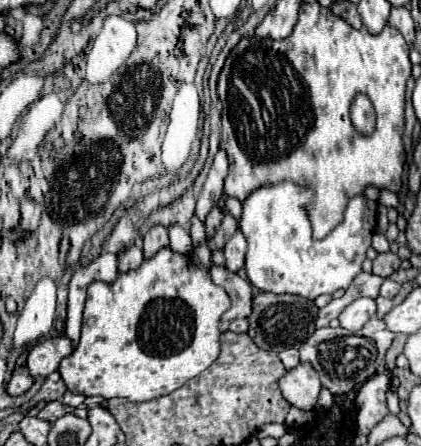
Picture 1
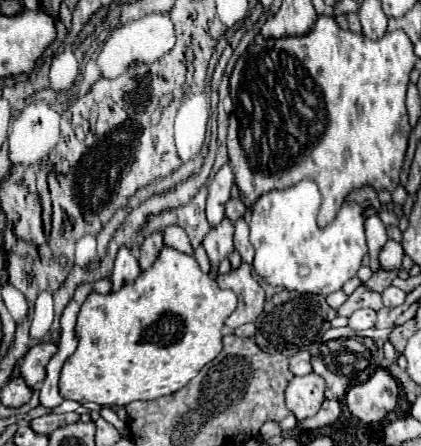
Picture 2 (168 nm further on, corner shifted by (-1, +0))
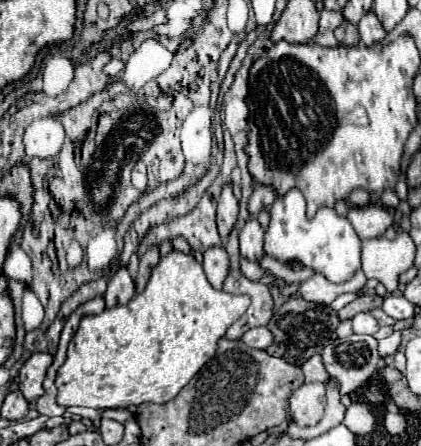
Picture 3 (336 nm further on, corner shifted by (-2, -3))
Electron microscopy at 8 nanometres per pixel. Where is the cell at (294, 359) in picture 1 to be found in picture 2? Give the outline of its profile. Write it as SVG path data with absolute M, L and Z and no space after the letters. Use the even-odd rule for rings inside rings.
M302 350L298 354L294 354L290 358L290 370L296 374L296 376L306 376L312 372L312 364L310 364L310 352Z

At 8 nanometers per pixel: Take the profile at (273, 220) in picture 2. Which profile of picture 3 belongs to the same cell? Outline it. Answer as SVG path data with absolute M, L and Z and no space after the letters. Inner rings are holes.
M291 189L285 193L285 199L275 199L275 203L269 207L269 215L271 223L265 229L263 251L279 263L289 265L291 261L297 261L301 267L321 273L331 283L343 283L351 279L361 267L361 241L349 219L337 215L335 209L321 207L313 219L307 219L305 197L297 189Z

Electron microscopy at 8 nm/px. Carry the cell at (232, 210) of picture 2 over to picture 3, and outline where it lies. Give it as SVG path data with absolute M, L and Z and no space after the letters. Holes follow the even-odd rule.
M255 185L251 197L249 197L249 203L247 203L247 209L249 209L249 215L257 215L259 211L271 207L271 203L275 201L275 193L271 191L271 187L263 187L263 185Z

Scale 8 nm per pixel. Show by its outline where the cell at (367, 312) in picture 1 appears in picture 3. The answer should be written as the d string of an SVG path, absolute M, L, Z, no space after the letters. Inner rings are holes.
M357 313L353 317L353 331L373 335L375 331L379 331L379 323L369 313Z

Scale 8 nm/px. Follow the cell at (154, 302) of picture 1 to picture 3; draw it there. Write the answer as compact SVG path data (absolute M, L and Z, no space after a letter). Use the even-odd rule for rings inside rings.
M171 251L161 257L151 271L147 287L129 303L103 309L97 315L85 315L81 319L79 329L69 343L67 359L55 377L57 403L63 407L83 405L93 409L127 409L147 401L171 401L215 355L217 341L225 335L227 327L247 311L249 303L247 295L229 295L213 289L203 273L203 267L191 253Z

